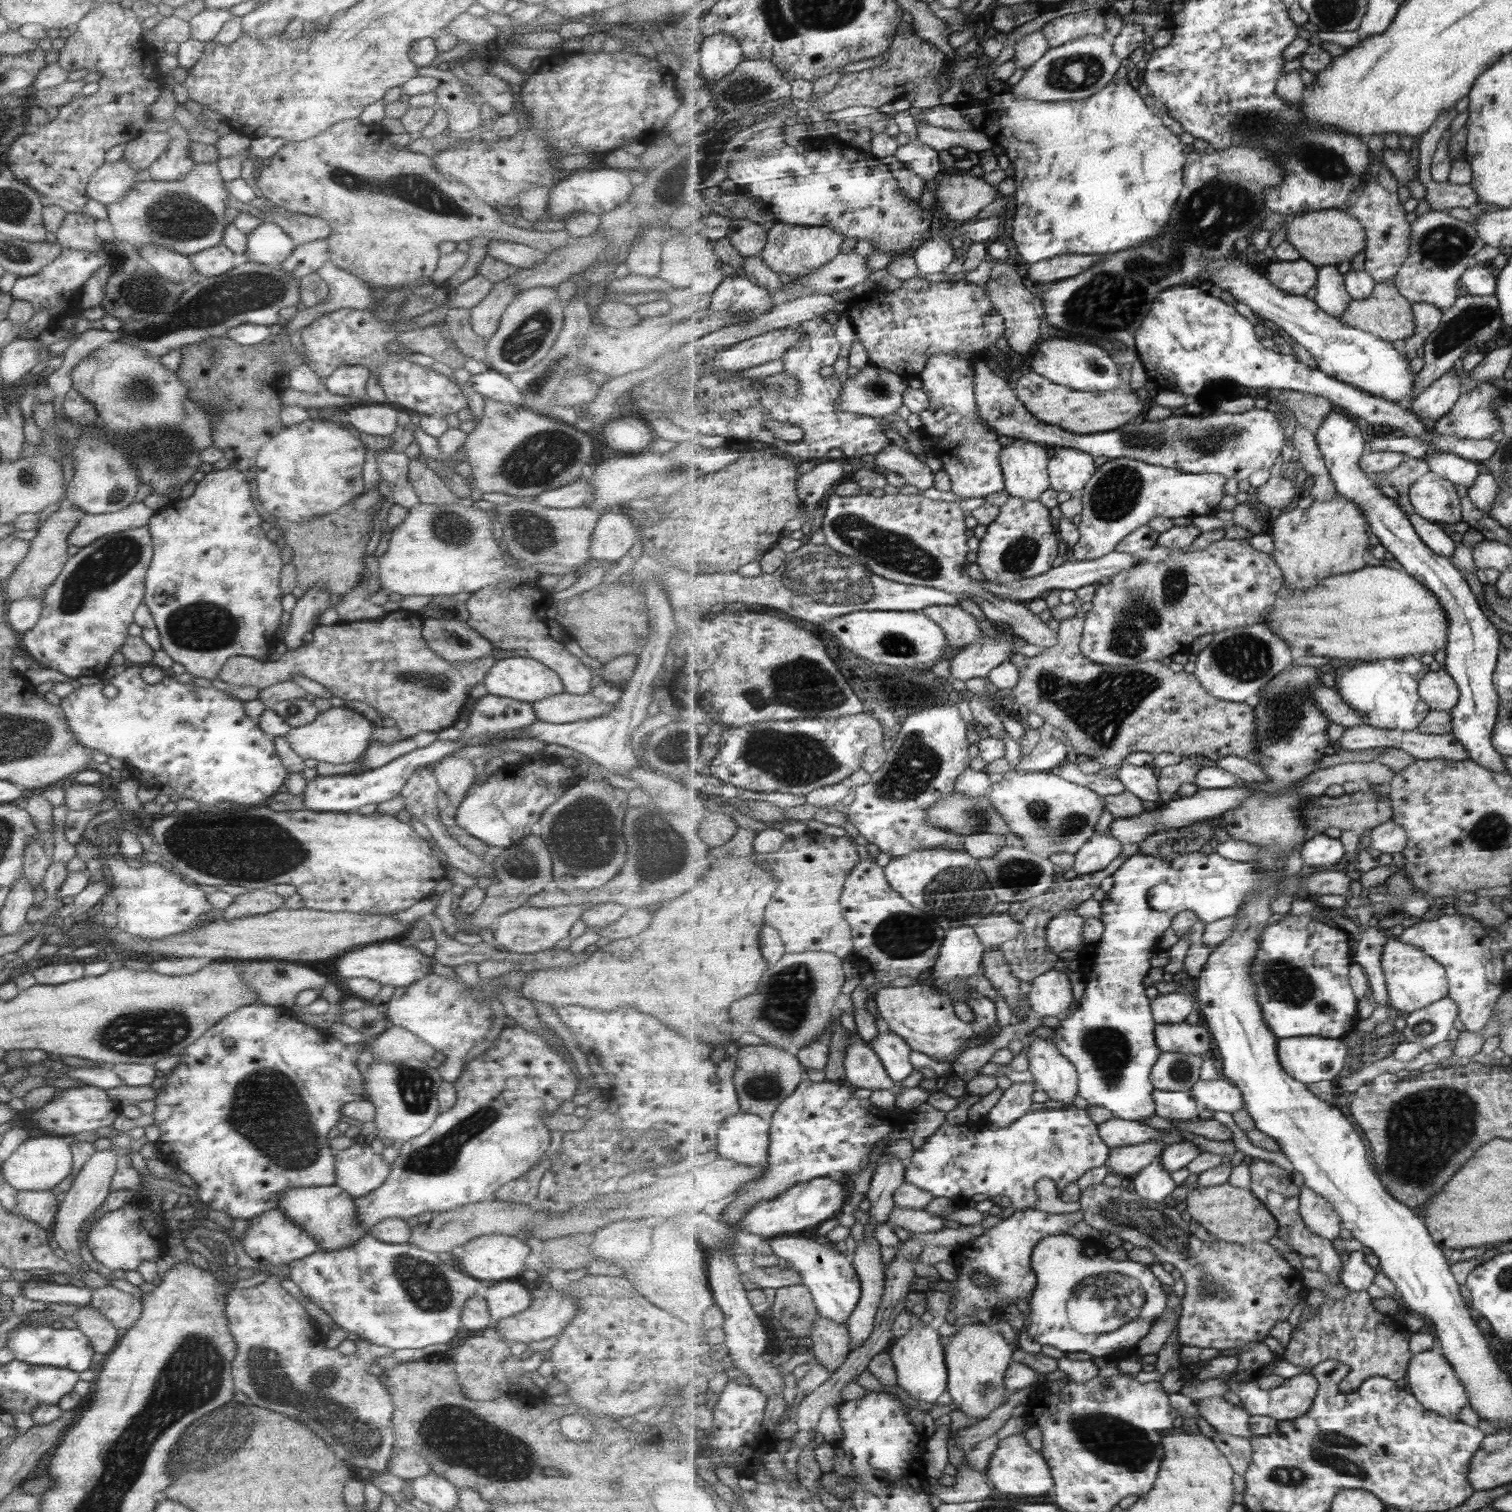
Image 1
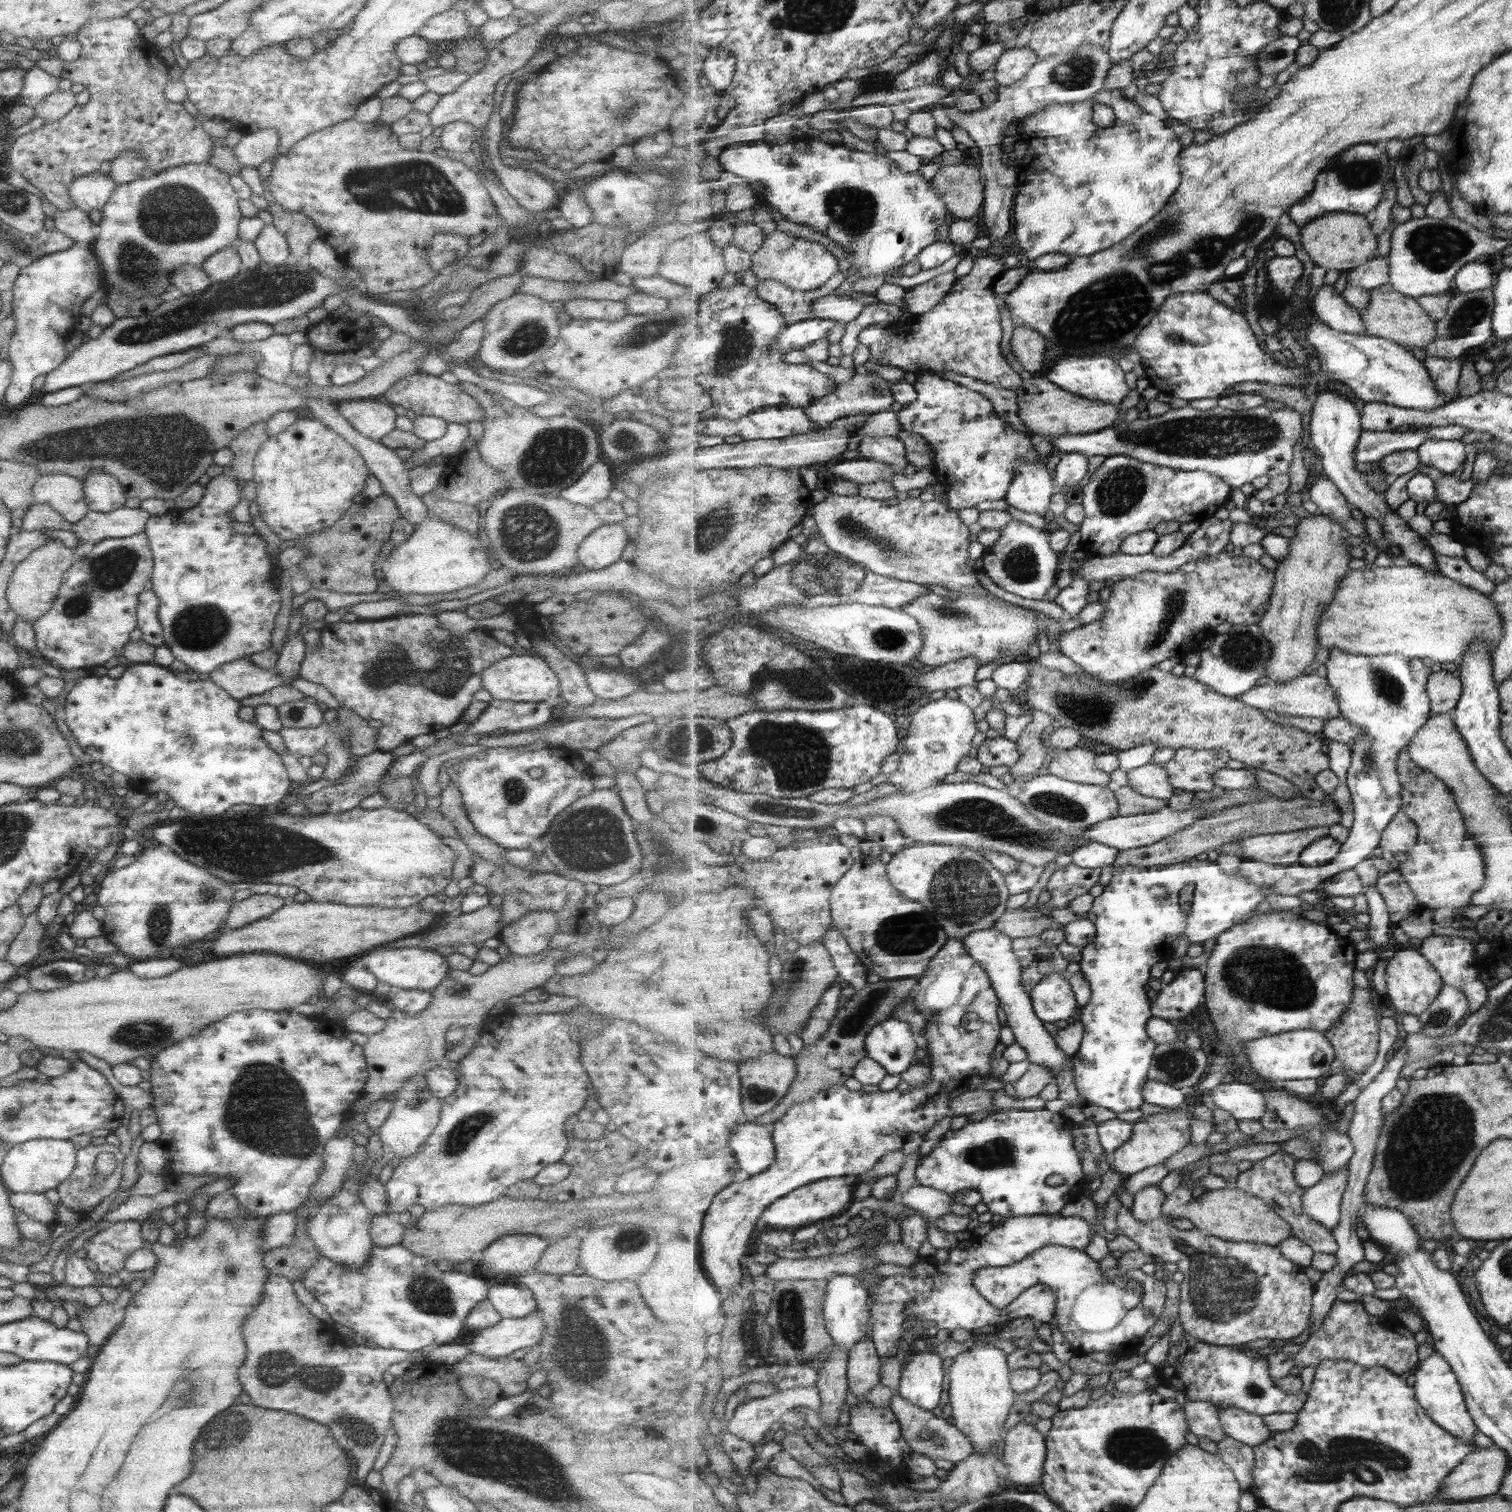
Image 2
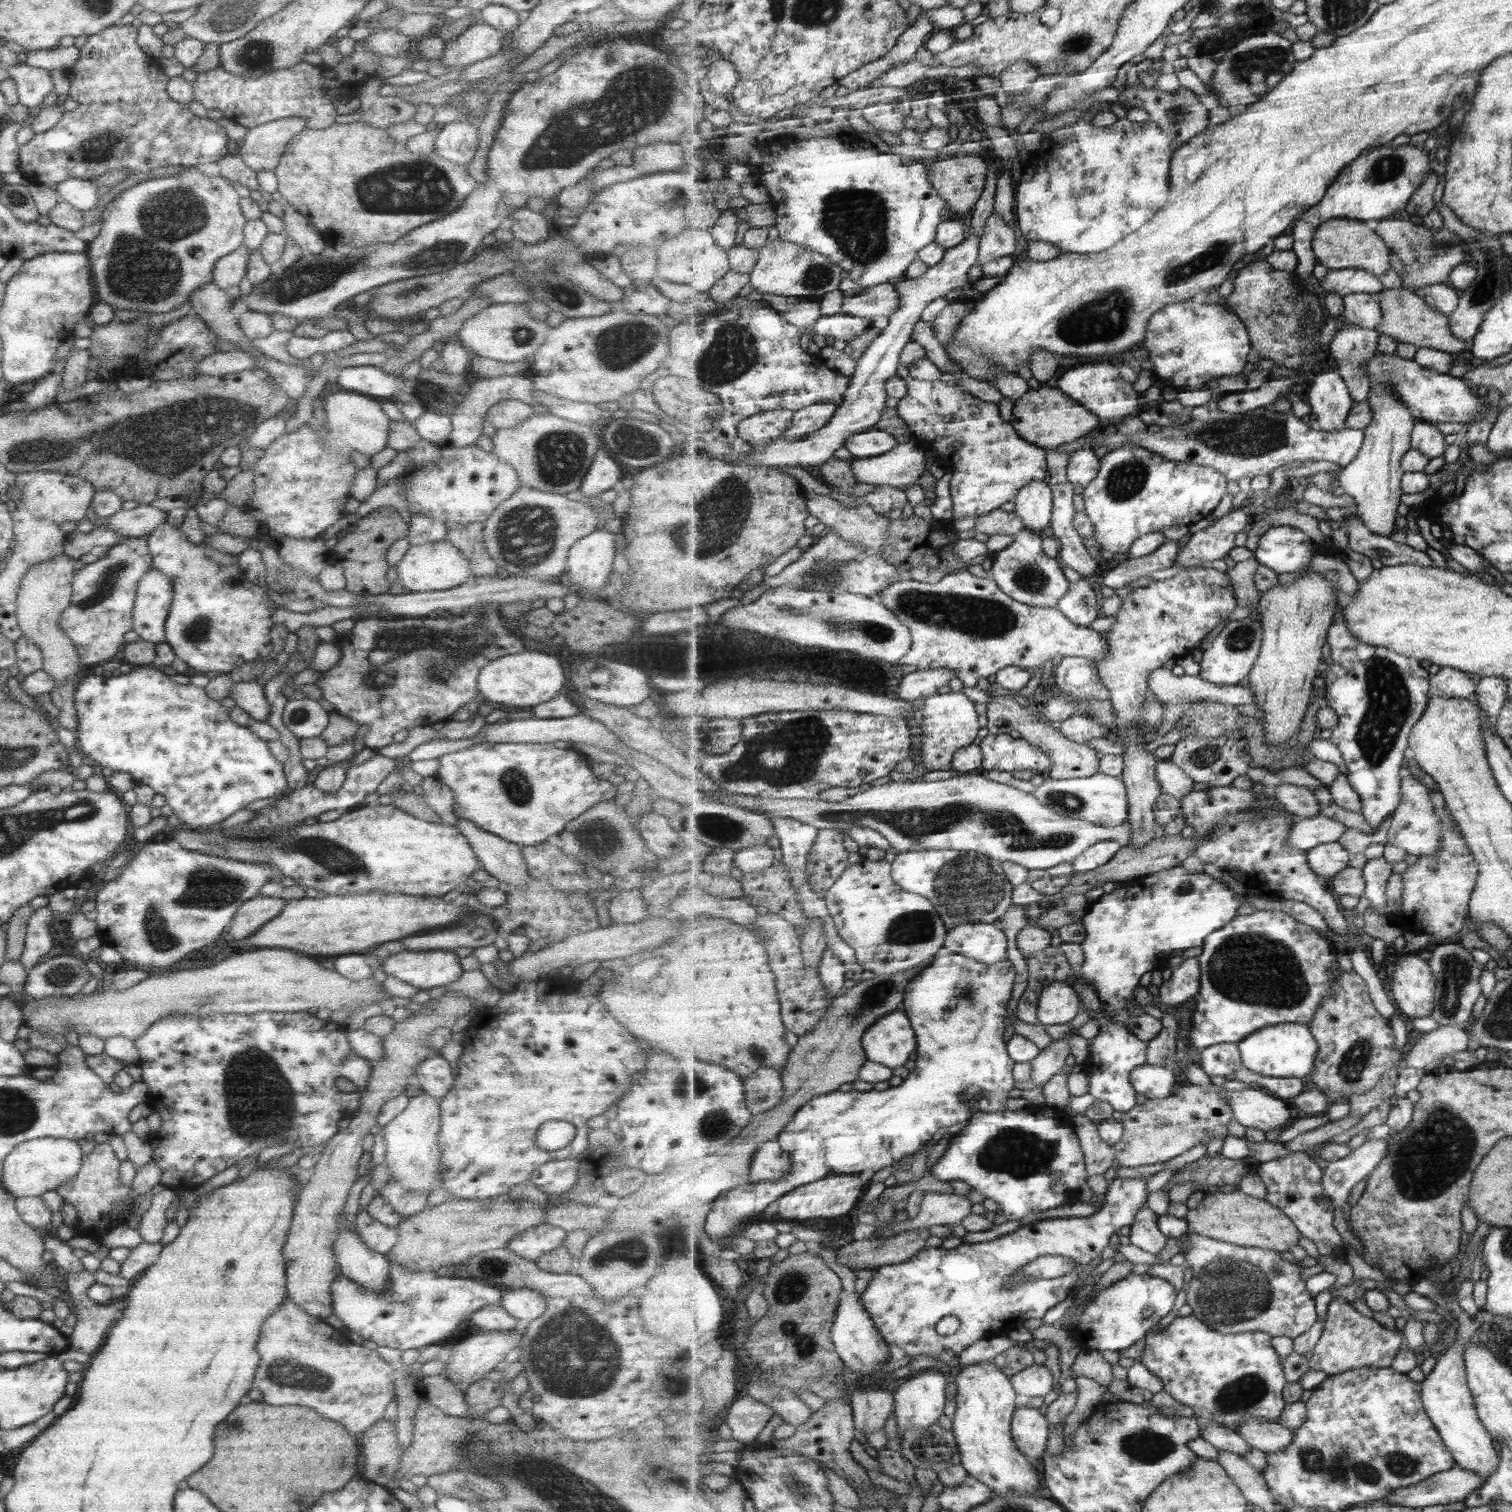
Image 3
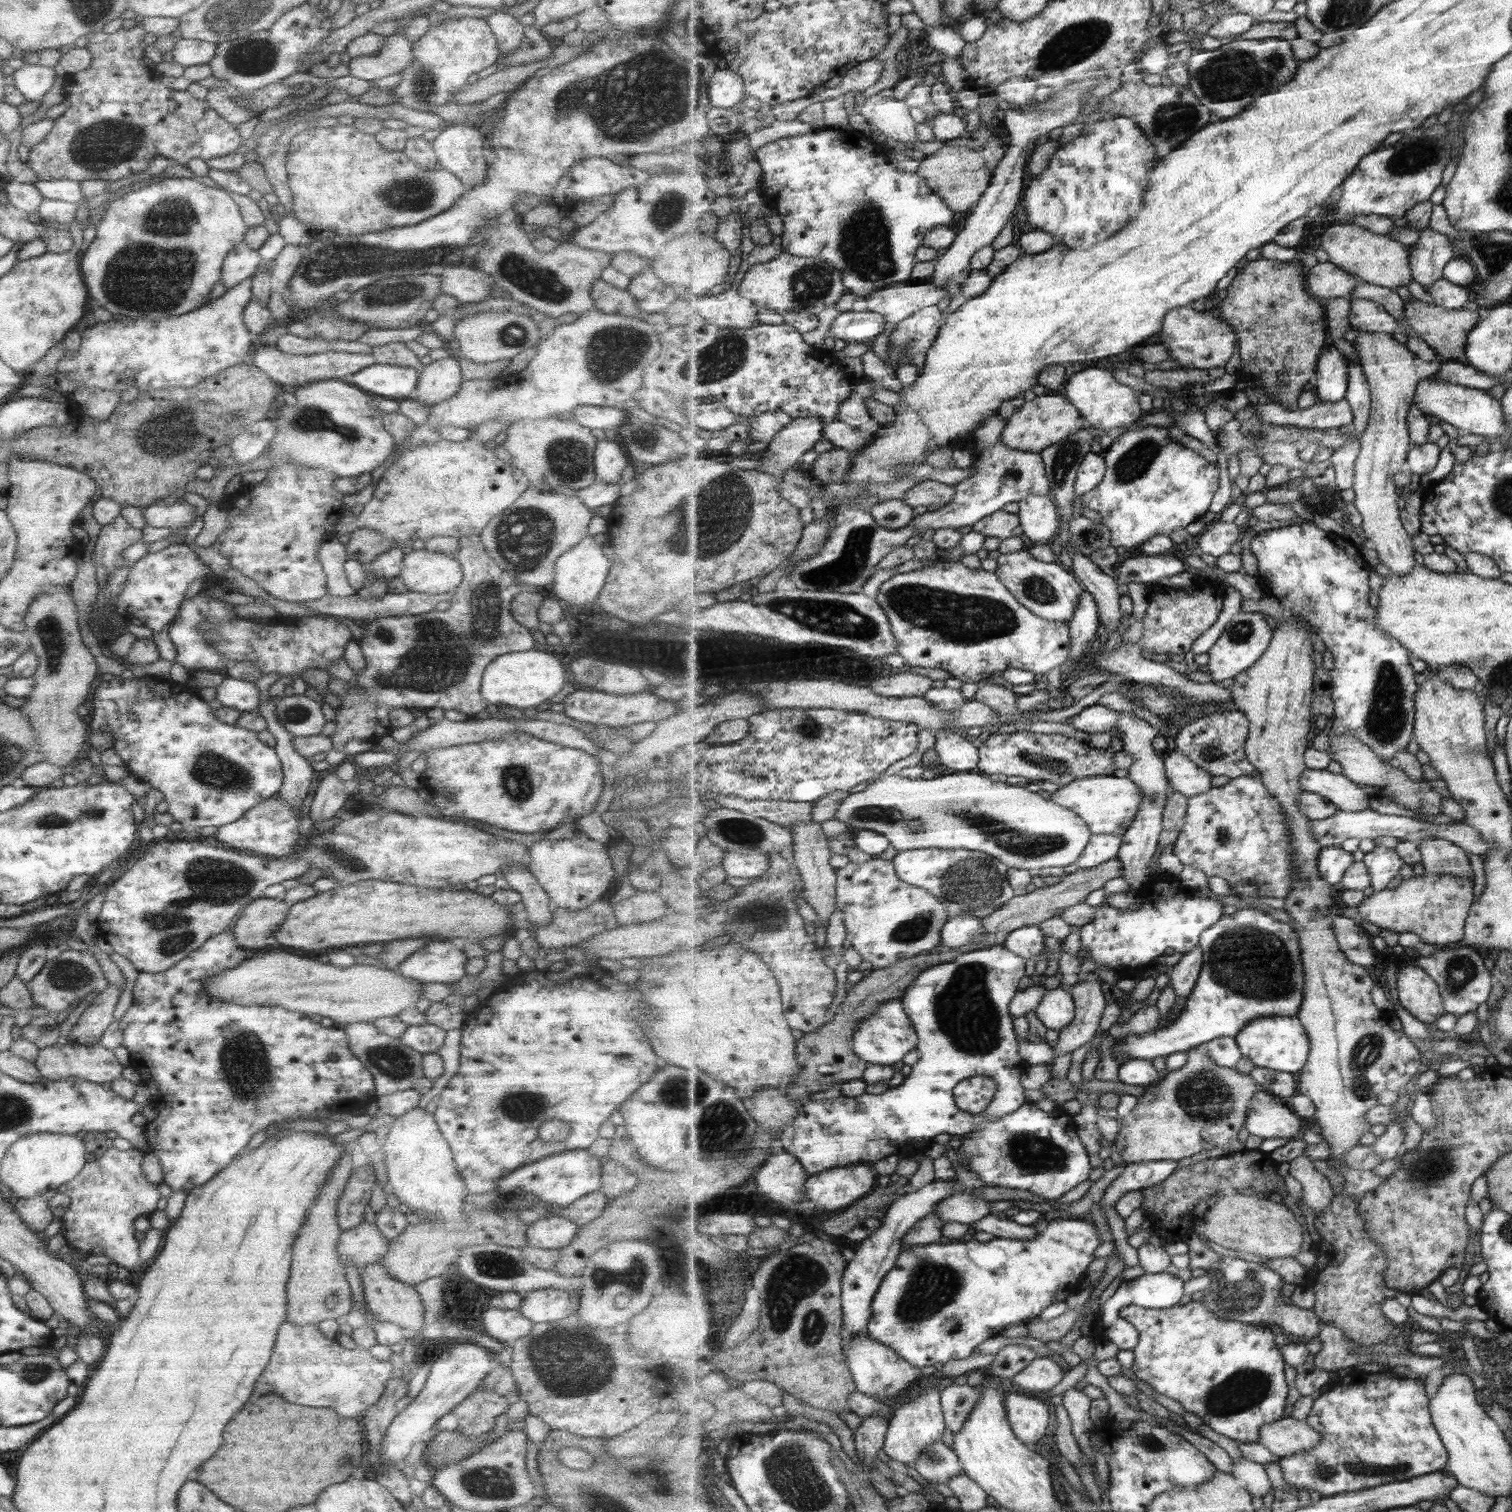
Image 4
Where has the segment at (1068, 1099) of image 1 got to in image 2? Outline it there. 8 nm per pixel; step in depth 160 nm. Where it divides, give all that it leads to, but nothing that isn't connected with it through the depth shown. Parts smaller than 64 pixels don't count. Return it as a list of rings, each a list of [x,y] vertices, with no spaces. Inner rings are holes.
[[[991,927],[973,931],[962,939],[962,944],[966,952],[989,974],[993,988],[1000,998],[1000,1006],[1006,1013],[1008,1026],[1015,1036],[1015,1042],[1022,1044],[1027,1050],[1030,1061],[1048,1066],[1054,1072],[1055,1078],[1071,1057],[1067,1058],[1067,1054],[1057,1046],[1053,1035],[1045,1030],[1044,1020],[1037,1016],[1031,995],[1023,986],[1023,968],[1019,957],[1014,953],[1013,939],[997,927]]]

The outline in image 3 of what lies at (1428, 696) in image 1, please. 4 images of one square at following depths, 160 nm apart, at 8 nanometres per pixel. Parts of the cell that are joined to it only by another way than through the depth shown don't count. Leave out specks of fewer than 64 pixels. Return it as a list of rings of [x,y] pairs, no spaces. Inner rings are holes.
[[[1442,667],[1430,679],[1432,695],[1451,698],[1473,698],[1478,685],[1469,673],[1453,667]]]

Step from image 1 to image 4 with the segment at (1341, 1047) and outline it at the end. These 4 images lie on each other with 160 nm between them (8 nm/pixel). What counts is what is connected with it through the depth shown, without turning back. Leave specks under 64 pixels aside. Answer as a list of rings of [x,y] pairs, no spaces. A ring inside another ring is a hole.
[[[1268,1016],[1252,1020],[1234,1039],[1242,1053],[1257,1067],[1299,1072],[1308,1061],[1311,1043],[1304,1024],[1296,1016]]]

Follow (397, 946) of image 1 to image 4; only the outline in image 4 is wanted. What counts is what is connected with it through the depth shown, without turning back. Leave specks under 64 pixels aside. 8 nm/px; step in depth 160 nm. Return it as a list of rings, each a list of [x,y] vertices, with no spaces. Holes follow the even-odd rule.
[[[431,940],[412,952],[394,971],[401,978],[421,984],[451,985],[464,976],[467,959],[449,940]]]

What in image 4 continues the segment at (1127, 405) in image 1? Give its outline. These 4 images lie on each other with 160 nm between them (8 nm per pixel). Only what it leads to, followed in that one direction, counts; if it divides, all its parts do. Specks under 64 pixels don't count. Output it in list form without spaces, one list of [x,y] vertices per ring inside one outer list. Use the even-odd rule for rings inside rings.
[[[1048,392],[1025,402],[1023,407],[1007,421],[1005,432],[1001,434],[1002,441],[1011,450],[1024,450],[1025,452],[1043,452],[1052,444],[1065,440],[1069,434],[1083,430],[1081,427],[1081,411],[1071,404],[1062,393]]]

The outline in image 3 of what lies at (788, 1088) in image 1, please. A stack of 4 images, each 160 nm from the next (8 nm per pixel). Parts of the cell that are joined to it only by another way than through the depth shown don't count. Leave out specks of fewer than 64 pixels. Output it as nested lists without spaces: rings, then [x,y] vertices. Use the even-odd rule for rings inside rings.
[[[760,1068],[745,1080],[746,1104],[754,1116],[767,1114],[784,1099],[782,1071],[776,1068]]]

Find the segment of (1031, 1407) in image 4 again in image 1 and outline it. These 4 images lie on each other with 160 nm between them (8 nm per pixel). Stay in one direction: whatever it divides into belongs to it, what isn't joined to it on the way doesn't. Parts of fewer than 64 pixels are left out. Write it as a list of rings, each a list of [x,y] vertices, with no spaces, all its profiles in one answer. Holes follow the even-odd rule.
[[[1015,1433],[1000,1440],[999,1449],[989,1464],[987,1479],[998,1491],[1015,1495],[1017,1498],[1043,1498],[1052,1496],[1055,1488],[1052,1468],[1042,1454],[1039,1454],[1023,1433]]]

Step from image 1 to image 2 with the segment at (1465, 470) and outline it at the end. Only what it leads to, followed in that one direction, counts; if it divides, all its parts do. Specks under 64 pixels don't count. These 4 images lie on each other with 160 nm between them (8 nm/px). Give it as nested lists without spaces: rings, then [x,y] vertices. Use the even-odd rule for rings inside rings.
[[[1427,439],[1417,452],[1422,464],[1433,468],[1435,474],[1455,472],[1467,458],[1467,450],[1460,440]]]

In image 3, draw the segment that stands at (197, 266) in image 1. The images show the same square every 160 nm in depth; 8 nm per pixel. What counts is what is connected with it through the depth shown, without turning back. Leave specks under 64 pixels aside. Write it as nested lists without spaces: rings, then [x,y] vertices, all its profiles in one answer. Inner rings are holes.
[[[239,245],[233,252],[216,260],[212,268],[211,283],[221,290],[237,284],[246,273],[248,253],[243,245]]]

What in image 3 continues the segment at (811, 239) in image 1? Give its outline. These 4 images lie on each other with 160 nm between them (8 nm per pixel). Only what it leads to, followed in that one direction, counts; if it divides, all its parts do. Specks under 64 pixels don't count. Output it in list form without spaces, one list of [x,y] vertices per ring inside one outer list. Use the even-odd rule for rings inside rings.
[[[777,237],[769,239],[766,246],[760,248],[760,257],[753,272],[750,272],[749,281],[752,290],[763,296],[776,294],[777,296],[807,297],[820,301],[833,290],[840,288],[844,273],[844,268],[828,256]]]

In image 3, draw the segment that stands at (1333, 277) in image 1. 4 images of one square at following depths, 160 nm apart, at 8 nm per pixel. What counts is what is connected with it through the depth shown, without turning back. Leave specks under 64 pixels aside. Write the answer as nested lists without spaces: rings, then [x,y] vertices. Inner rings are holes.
[[[1343,316],[1343,326],[1328,344],[1331,357],[1339,367],[1340,376],[1348,385],[1356,403],[1370,398],[1371,380],[1367,376],[1367,363],[1377,354],[1379,330],[1365,329],[1348,322]]]

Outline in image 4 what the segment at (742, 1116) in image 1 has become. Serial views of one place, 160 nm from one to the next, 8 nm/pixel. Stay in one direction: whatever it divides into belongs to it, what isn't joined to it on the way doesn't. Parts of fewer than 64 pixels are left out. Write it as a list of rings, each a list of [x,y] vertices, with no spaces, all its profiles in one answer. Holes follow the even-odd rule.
[[[782,1149],[756,1170],[754,1180],[759,1194],[771,1198],[784,1208],[793,1209],[806,1198],[806,1182],[810,1174],[804,1164]]]

